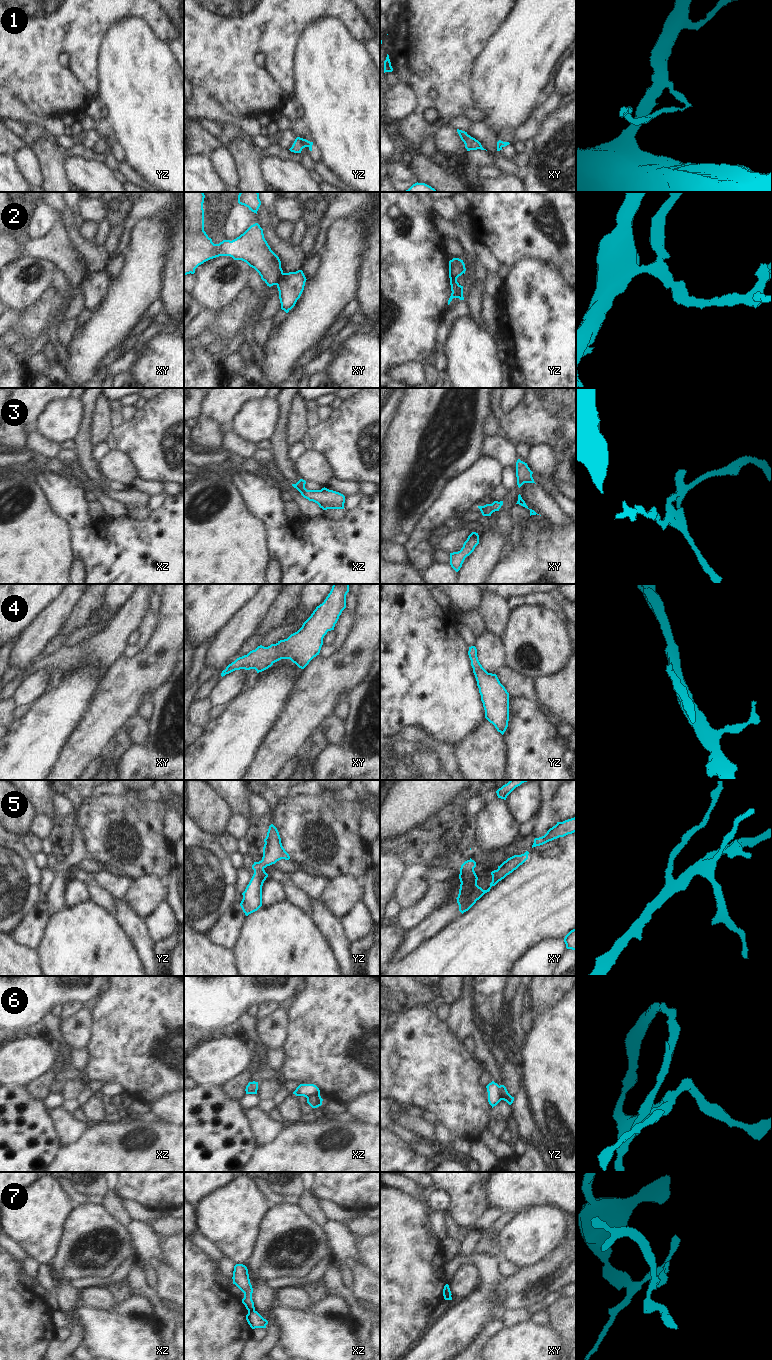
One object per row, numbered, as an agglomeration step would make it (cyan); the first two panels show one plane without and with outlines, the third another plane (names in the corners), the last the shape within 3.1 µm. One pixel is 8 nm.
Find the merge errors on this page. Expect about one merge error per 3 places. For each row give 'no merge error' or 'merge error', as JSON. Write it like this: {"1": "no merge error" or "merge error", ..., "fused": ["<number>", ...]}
{"1": "merge error", "2": "merge error", "3": "no merge error", "4": "no merge error", "5": "no merge error", "6": "merge error", "7": "merge error", "fused": ["1", "2", "6", "7"]}

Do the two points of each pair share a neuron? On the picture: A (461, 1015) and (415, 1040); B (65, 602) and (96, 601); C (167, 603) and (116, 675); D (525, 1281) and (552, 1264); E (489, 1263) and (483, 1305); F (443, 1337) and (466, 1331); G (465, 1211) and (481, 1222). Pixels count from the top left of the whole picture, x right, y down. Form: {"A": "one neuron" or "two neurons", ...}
{"A": "two neurons", "B": "two neurons", "C": "one neuron", "D": "one neuron", "E": "two neurons", "F": "one neuron", "G": "two neurons"}

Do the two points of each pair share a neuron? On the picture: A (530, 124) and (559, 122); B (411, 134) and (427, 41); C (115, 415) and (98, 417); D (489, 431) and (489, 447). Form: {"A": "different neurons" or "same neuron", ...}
{"A": "different neurons", "B": "same neuron", "C": "different neurons", "D": "different neurons"}

